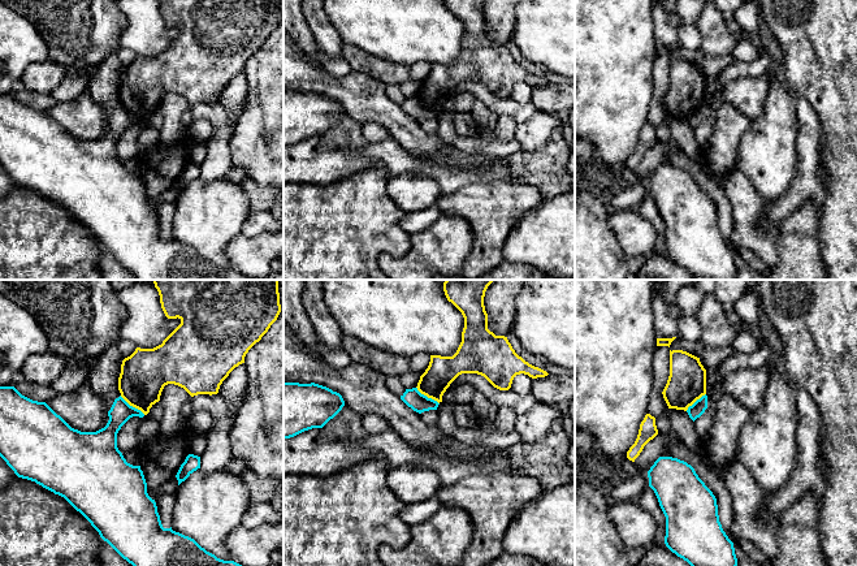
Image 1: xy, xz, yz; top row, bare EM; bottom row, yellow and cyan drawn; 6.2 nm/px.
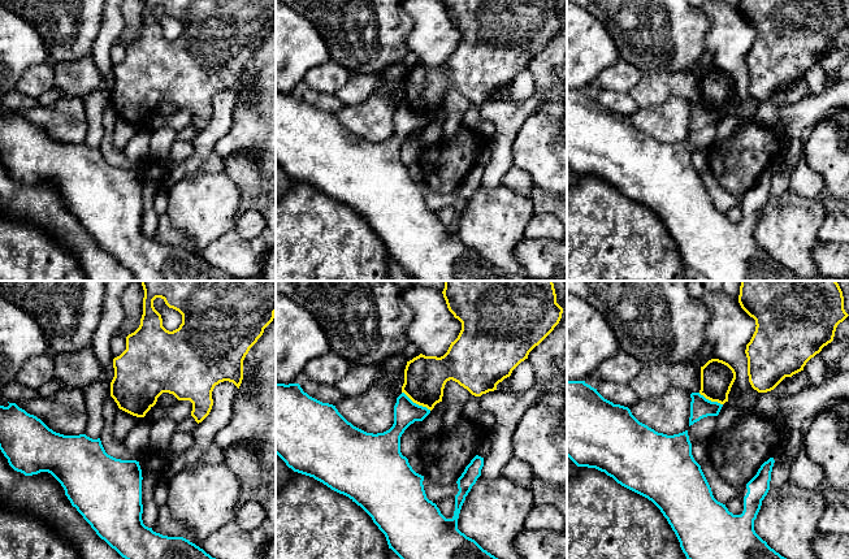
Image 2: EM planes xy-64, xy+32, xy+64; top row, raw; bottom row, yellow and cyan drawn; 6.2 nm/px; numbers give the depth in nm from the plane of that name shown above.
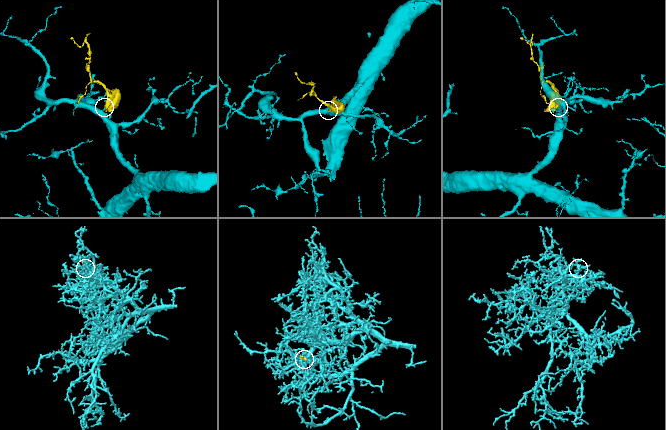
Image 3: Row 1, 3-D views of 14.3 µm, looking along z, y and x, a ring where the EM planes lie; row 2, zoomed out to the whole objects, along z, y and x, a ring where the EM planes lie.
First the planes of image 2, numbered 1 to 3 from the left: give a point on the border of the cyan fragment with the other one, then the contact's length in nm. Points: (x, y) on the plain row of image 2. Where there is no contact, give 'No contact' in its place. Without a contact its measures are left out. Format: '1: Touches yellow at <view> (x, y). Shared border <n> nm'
1: No contact
2: Touches yellow at xy+32 (416, 112). Shared border 220 nm
3: Touches yellow at xy+64 (710, 108). Shared border 170 nm

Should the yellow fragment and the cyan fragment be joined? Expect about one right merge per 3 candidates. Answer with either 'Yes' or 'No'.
No

